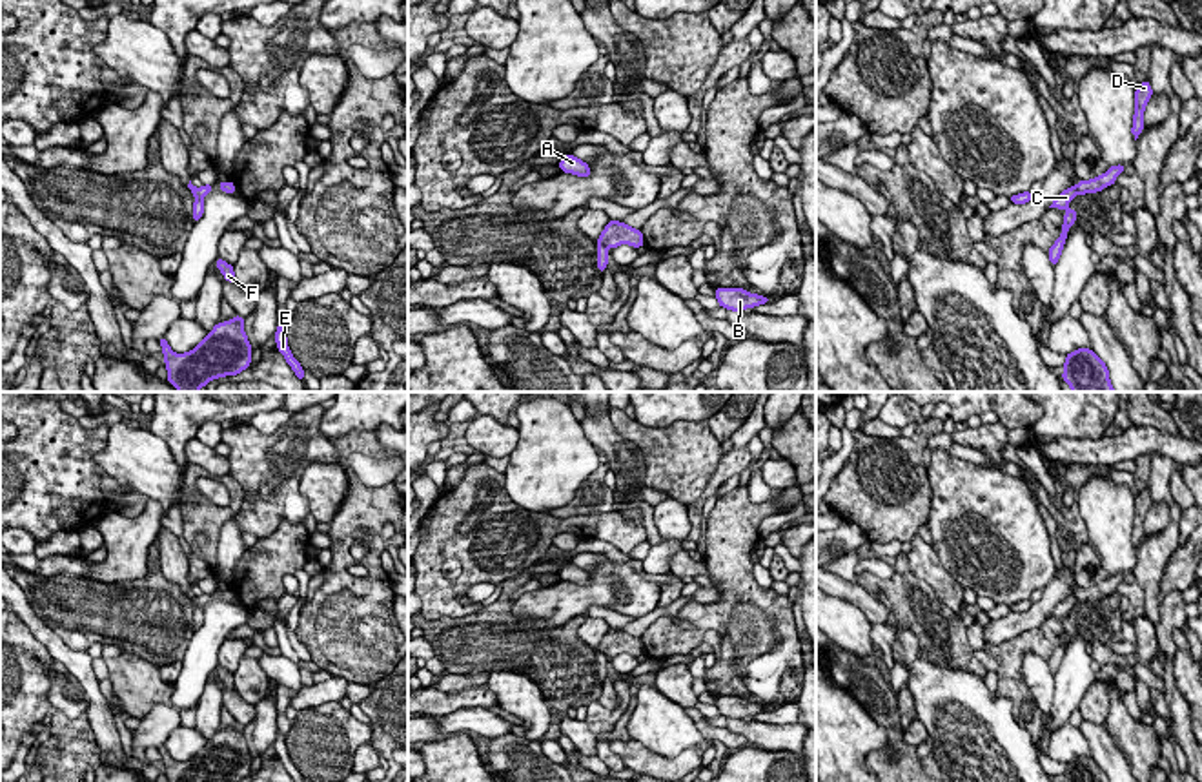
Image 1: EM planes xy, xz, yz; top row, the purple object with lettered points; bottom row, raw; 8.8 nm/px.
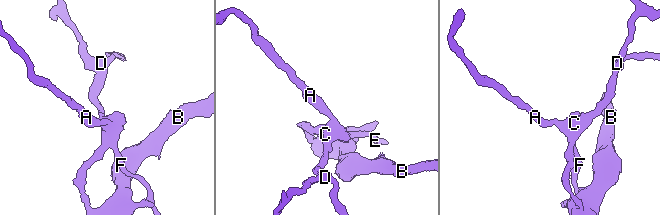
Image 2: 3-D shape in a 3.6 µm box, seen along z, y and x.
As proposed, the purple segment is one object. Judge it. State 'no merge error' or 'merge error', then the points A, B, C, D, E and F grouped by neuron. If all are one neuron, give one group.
merge error; groups A C E F / B D

